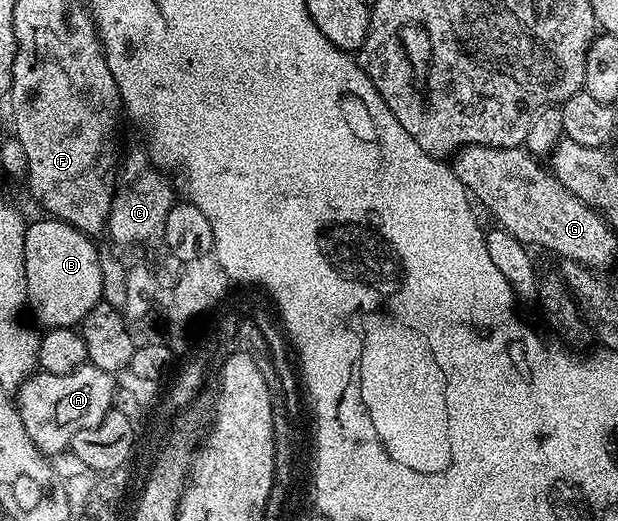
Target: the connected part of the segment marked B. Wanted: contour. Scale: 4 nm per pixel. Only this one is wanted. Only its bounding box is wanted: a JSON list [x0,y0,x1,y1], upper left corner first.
[25,216,102,328]

